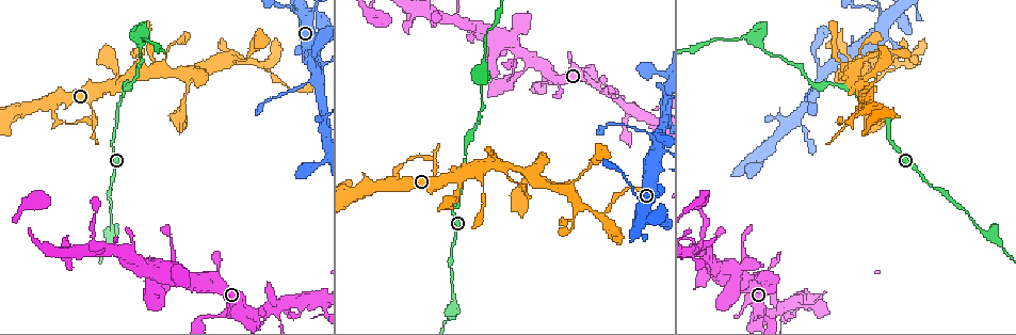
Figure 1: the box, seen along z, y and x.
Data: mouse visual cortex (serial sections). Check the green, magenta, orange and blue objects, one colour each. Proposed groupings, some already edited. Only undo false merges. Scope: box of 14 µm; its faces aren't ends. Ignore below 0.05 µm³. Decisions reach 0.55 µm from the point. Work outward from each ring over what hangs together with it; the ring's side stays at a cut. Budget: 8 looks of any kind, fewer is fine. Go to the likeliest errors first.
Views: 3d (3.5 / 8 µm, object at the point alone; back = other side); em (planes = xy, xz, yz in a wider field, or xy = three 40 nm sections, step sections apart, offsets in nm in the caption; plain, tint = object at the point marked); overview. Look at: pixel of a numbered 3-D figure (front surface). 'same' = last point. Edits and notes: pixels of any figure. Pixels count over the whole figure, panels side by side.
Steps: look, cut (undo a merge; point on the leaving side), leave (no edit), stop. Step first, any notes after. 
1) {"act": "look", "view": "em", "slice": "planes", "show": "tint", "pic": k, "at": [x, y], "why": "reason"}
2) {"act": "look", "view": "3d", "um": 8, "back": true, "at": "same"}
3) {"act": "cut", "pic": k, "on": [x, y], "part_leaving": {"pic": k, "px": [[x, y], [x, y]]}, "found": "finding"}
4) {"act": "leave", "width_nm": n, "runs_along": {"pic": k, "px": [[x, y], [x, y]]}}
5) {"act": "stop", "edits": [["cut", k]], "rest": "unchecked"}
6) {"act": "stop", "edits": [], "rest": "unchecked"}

{"act": "look", "view": "3d", "um": 3.5, "pic": 1, "at": [784, 310]}

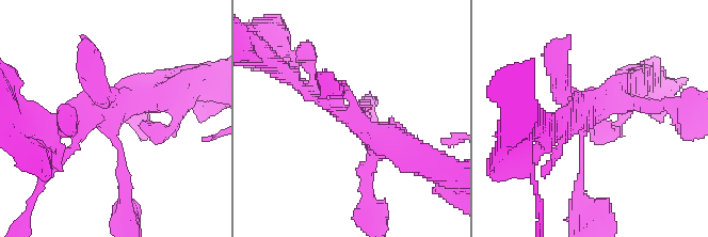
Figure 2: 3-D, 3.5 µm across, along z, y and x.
{"act": "look", "view": "em", "slice": "xy", "step": 2, "show": "tint", "pic": 2, "at": [99, 121]}

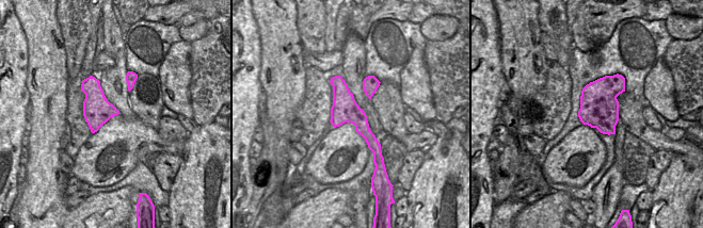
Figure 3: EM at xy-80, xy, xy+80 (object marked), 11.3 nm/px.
{"act": "leave", "arm_widths_nm": [100, 250, 300, 400], "runs_along": {"pic": 2, "px": [[279, 67], [384, 144], [393, 144]]}, "found": "one cell here"}

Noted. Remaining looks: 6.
{"act": "look", "view": "3d", "um": 3.5, "pic": 1, "at": [736, 41], "why": "sudden change in width"}

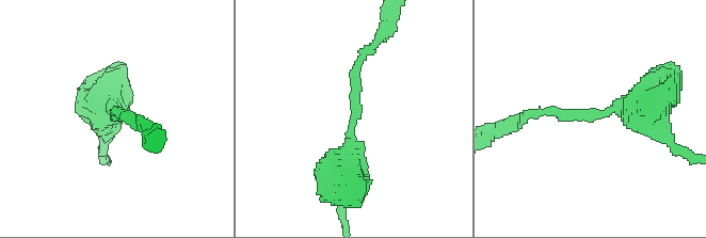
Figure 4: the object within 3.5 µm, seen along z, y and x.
{"act": "look", "view": "em", "slice": "planes", "show": "tint", "pic": 4, "at": [355, 120], "why": "need the tissue"}

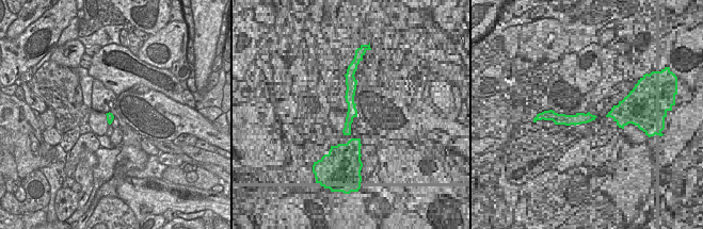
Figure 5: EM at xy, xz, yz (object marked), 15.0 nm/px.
{"act": "leave", "arm_widths_nm": [200, 500], "runs_along": {"pic": 4, "px": [[345, 183], [354, 70], [364, 51]]}, "found": "one cell here"}

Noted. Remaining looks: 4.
{"act": "look", "view": "3d", "um": 3.5, "pic": 1, "at": [643, 130], "why": "calibre changes"}

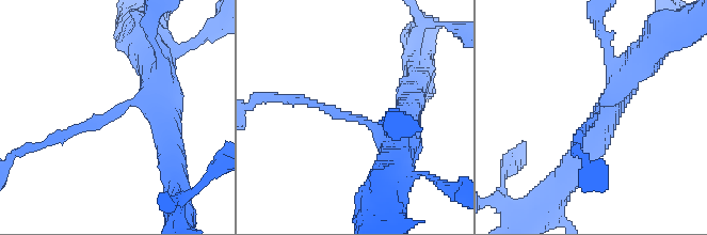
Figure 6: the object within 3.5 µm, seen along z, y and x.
{"act": "look", "view": "em", "slice": "planes", "show": "tint", "pic": 6, "at": [116, 108]}

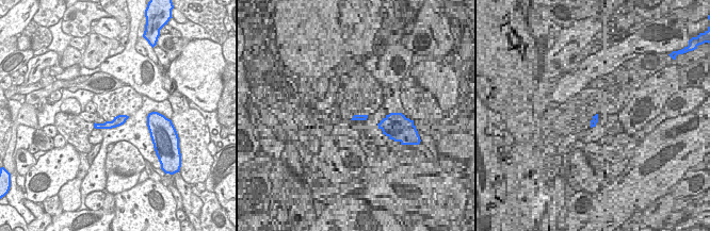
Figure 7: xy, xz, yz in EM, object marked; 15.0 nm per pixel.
{"act": "leave", "found": "one cell here"}

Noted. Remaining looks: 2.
{"act": "stop", "edits": [], "rest": "unchecked"}

